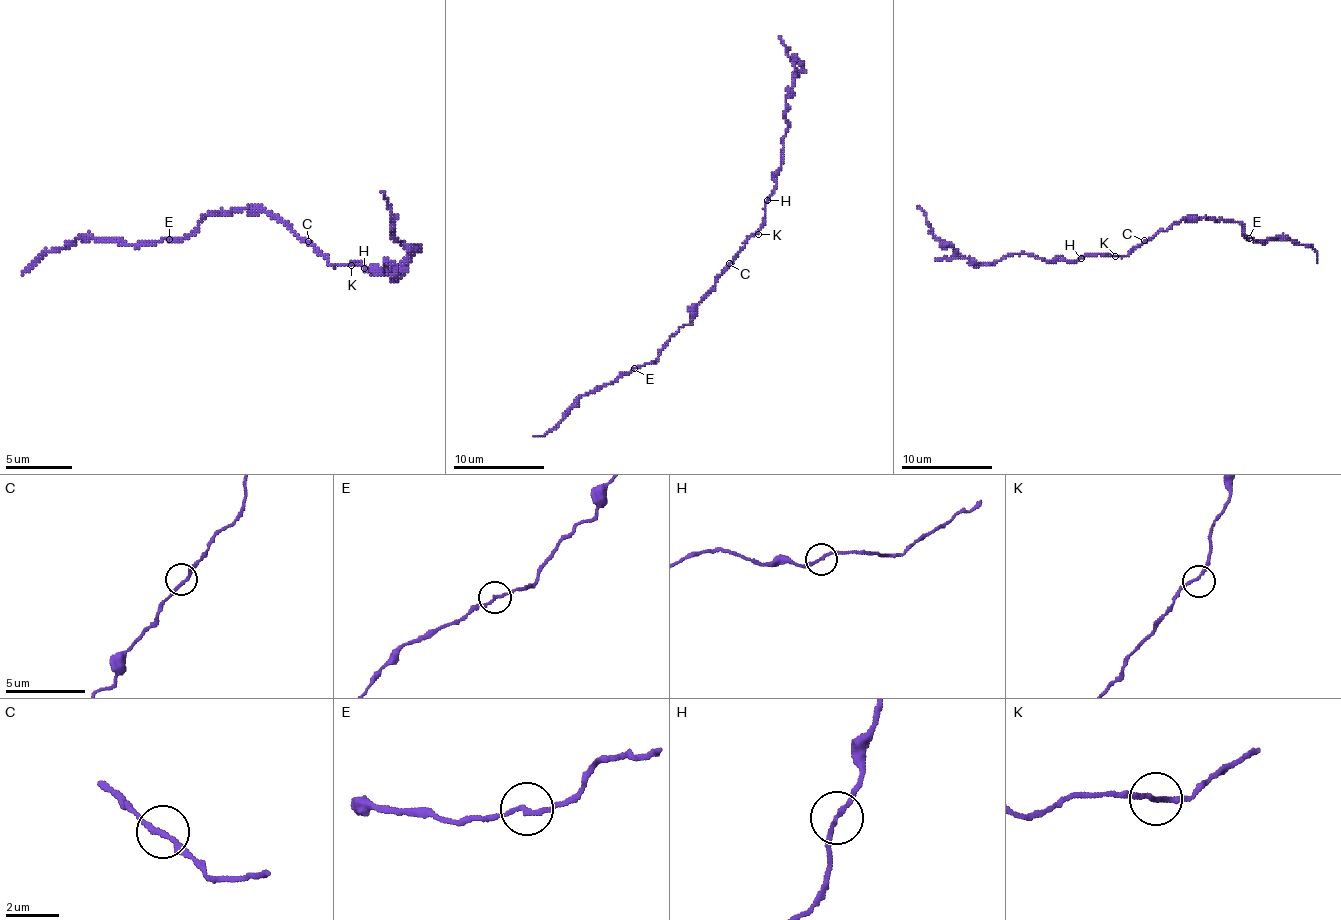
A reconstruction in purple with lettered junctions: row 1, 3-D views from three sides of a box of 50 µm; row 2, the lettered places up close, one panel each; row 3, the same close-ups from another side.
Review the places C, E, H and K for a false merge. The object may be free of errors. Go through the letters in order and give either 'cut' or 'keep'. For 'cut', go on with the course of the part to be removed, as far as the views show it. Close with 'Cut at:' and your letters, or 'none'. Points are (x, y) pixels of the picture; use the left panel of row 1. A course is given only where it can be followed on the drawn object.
C: keep
E: keep
H: keep
K: keep
Cut at: none

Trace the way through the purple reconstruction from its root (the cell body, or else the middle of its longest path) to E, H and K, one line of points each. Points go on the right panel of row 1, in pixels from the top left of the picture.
E: (1146, 242), (1183, 219), (1203, 217), (1237, 222), (1249, 238)
H: (1146, 242), (1137, 244), (1126, 256), (1099, 254), (1081, 258)
K: (1146, 242), (1137, 244), (1126, 256), (1115, 256)

